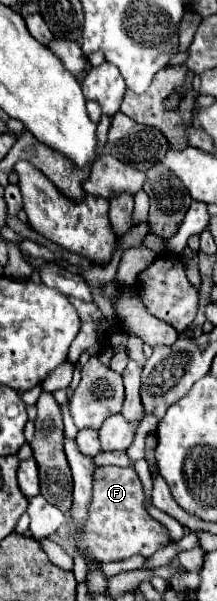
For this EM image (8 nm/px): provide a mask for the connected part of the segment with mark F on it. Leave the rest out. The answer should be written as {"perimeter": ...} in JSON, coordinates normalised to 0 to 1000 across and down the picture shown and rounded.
{"perimeter":[[[447,777],[429,797],[429,837],[382,884],[346,884],[336,867],[318,867],[263,887],[272,894],[336,897],[346,910],[373,920],[410,917],[475,937],[567,933],[613,923],[696,927],[714,917],[779,907],[788,894],[770,877],[705,864],[659,837],[668,824],[650,814],[650,800],[604,777]]]}

